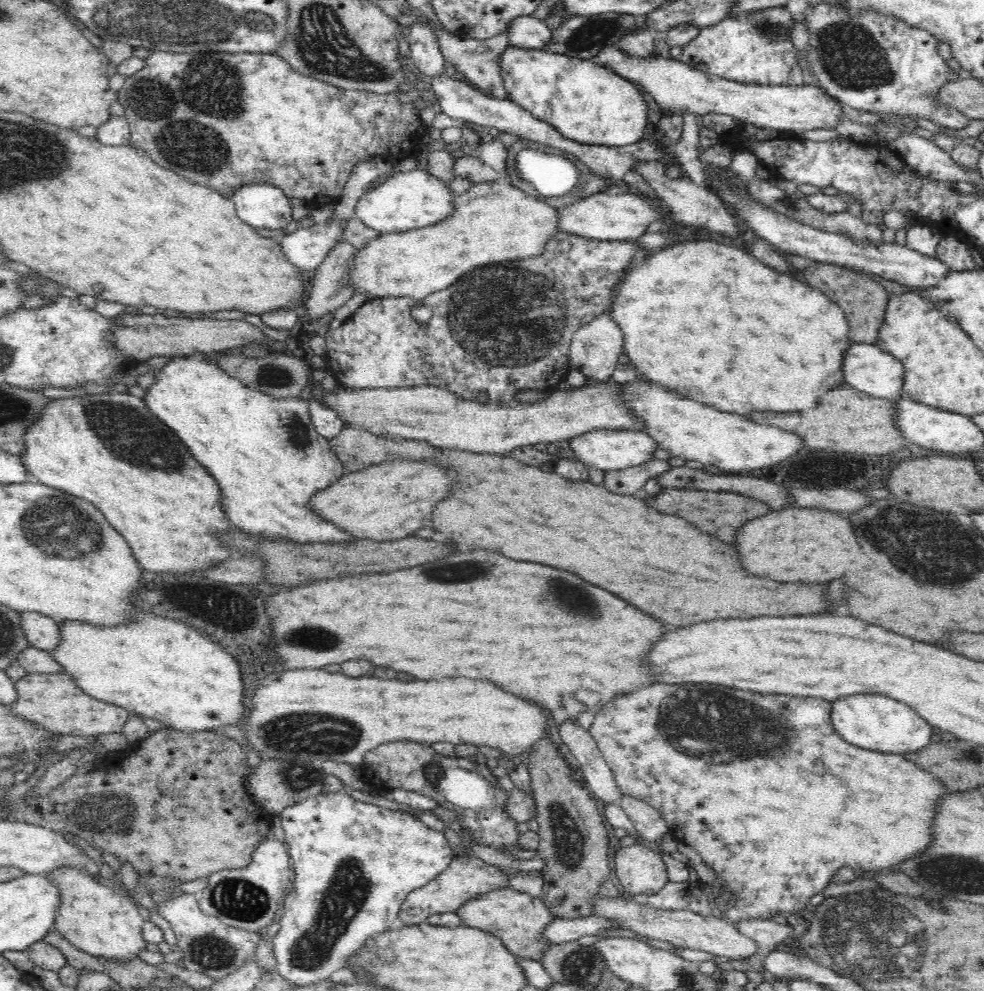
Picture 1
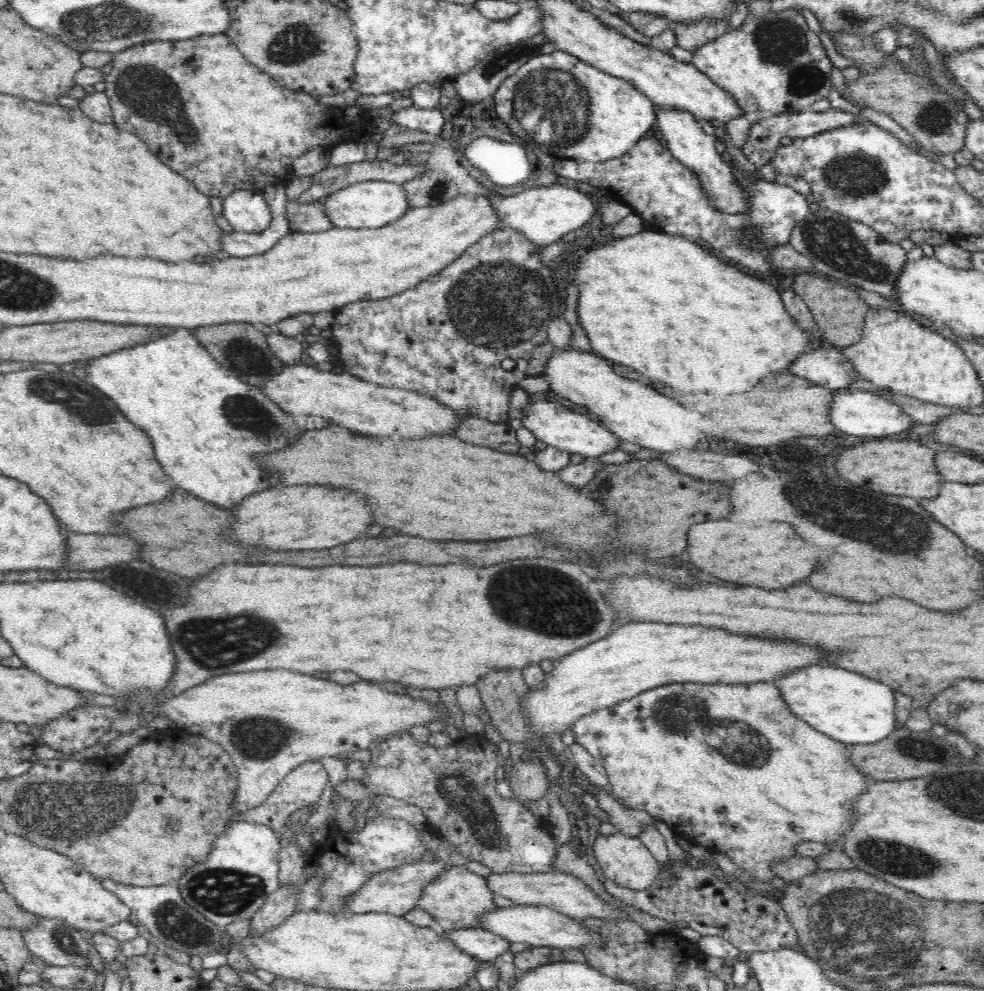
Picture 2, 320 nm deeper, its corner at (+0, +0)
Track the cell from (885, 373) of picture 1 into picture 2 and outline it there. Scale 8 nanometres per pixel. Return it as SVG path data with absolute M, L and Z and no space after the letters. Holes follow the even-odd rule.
M832 345L814 347L808 353L802 353L790 366L788 372L800 376L814 384L830 390L850 388L850 380L856 376L854 365Z

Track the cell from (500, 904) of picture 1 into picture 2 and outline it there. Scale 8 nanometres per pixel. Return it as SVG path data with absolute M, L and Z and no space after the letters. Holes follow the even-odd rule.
M450 865L440 872L430 884L422 888L420 898L416 900L416 907L430 913L435 927L443 930L458 928L478 928L476 918L482 912L496 908L494 894L486 887L486 879L482 875L472 873L463 866Z

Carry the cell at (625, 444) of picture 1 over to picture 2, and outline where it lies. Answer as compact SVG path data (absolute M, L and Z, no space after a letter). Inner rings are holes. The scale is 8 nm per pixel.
M548 392L526 395L520 421L522 421L522 426L534 434L536 440L567 450L569 453L582 454L586 458L610 452L620 442L620 438L610 432L604 424L598 424L586 415L572 411L569 406L553 400Z

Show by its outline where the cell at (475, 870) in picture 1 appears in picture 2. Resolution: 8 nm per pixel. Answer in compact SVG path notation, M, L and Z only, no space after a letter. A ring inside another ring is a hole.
M440 860L431 862L414 862L400 864L390 870L374 872L354 894L348 894L344 898L344 910L350 913L386 913L402 917L402 914L410 912L416 907L416 900L422 894L422 888L430 884L440 872L444 872L447 864Z

